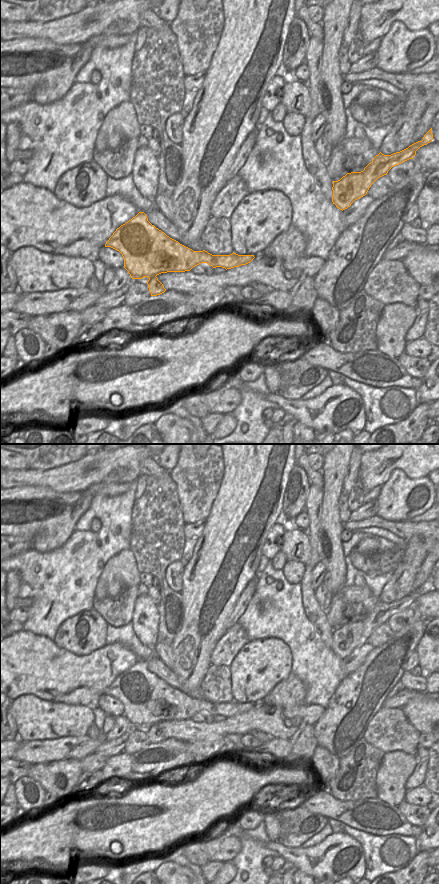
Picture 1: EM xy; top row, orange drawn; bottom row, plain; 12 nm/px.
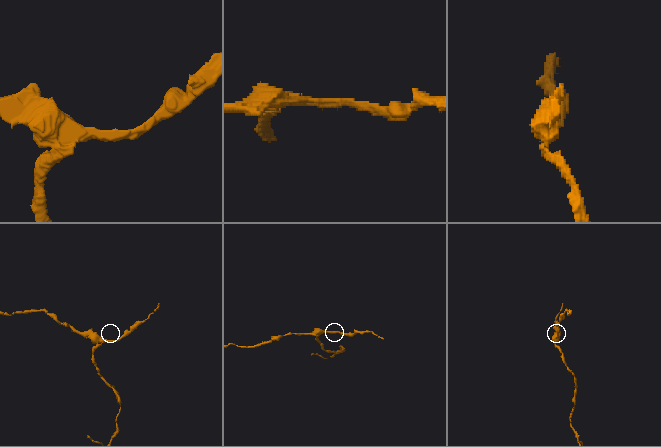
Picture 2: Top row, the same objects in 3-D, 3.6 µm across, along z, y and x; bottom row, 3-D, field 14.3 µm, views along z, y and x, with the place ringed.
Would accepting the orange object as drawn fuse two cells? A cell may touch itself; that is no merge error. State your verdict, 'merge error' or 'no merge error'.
merge error

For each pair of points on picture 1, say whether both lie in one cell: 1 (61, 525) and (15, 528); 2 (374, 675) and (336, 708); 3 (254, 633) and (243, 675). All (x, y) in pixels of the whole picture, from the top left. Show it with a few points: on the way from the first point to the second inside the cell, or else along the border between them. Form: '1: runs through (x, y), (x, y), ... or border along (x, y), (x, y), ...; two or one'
1: runs through (50, 525), (26, 525); one
2: runs through (365, 684), (345, 704); one
3: border along (275, 637), (258, 638), (250, 641); two

